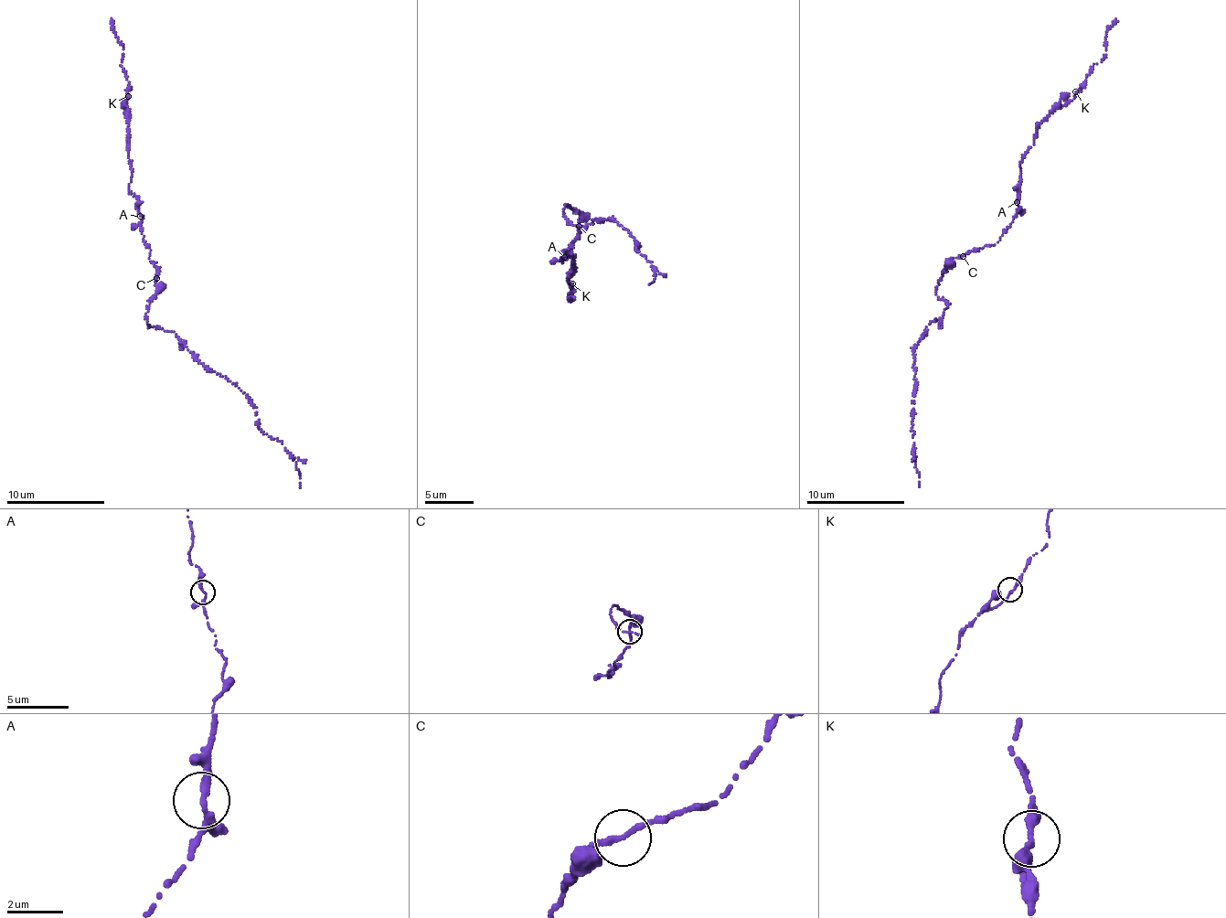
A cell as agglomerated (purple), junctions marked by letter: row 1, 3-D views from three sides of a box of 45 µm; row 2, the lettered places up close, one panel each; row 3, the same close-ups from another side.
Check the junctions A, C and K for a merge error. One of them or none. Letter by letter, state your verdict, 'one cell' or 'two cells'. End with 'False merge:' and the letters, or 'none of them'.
A: one cell
C: one cell
K: one cell
False merge: none of them

